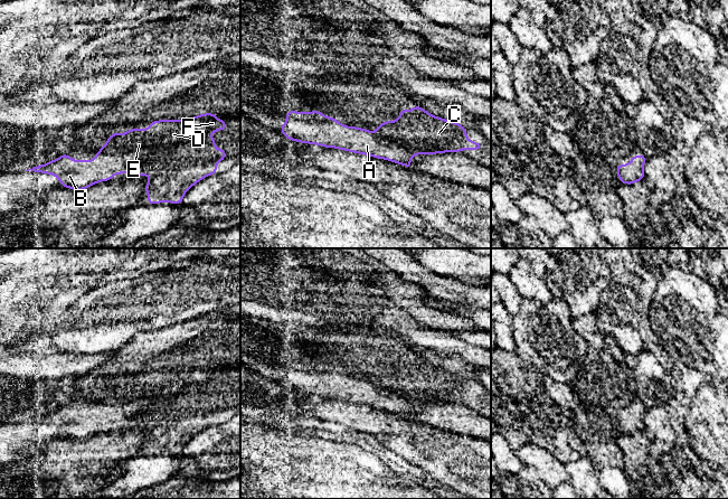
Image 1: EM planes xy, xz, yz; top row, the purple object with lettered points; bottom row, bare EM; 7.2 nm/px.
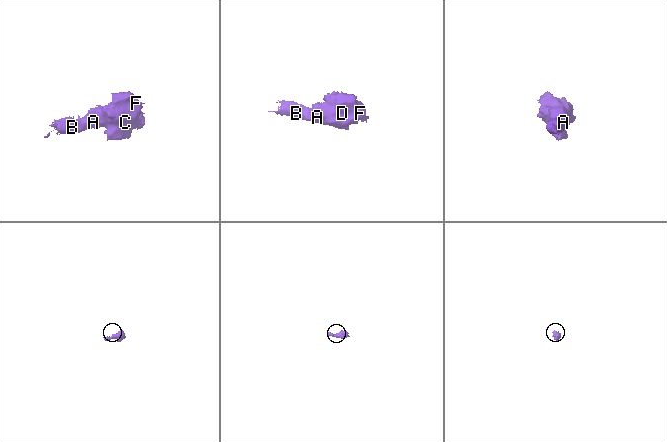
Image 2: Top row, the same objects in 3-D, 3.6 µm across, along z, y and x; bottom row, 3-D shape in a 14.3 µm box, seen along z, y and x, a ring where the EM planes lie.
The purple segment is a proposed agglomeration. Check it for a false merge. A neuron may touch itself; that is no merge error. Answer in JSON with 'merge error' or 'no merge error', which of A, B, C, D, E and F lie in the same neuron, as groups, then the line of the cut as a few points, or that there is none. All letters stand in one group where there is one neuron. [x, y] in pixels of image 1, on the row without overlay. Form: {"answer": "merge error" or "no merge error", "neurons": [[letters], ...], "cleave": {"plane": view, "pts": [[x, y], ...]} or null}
{"answer": "no merge error", "neurons": [["A", "B", "C", "D", "E", "F"]], "cleave": null}

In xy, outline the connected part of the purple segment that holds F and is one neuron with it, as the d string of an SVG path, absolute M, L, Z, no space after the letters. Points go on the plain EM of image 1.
M204 364L188 370L152 371L149 379L129 379L126 384L111 384L92 412L74 411L65 404L26 422L55 426L59 430L60 437L76 441L85 441L101 432L113 431L114 425L144 425L150 427L150 432L144 434L148 455L163 452L180 455L185 444L204 429L216 425L217 414L226 409L226 401L218 401L215 396L216 389L207 386L218 380L226 382L226 371L218 370L215 364Z

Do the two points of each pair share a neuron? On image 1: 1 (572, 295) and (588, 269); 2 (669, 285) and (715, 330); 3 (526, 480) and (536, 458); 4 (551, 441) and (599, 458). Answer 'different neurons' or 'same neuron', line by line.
1: same neuron
2: same neuron
3: different neurons
4: same neuron

